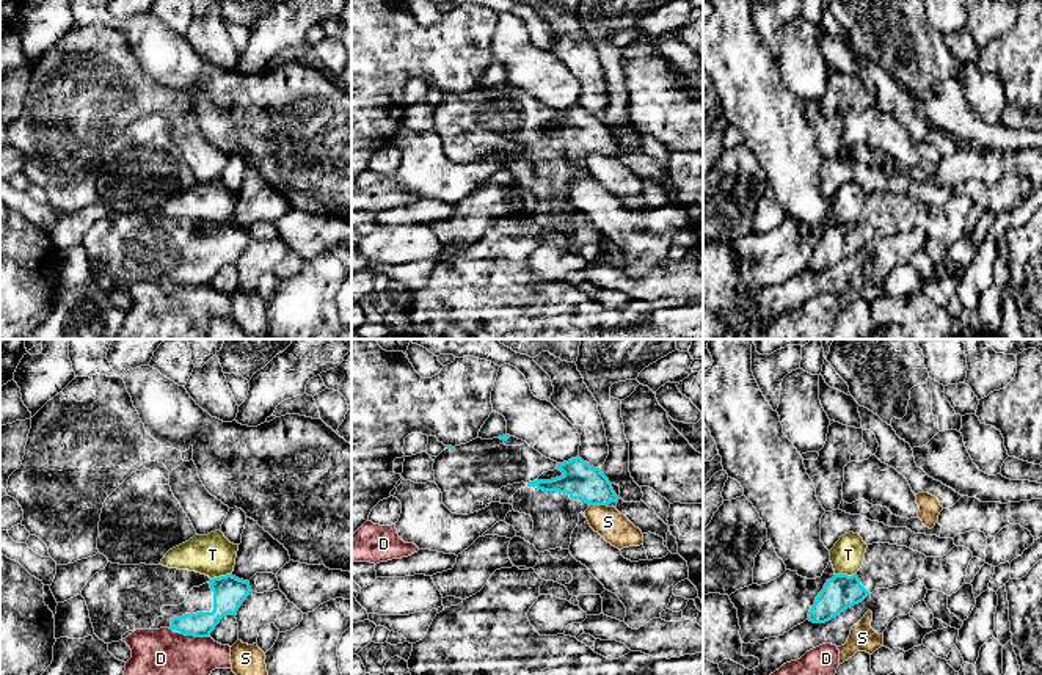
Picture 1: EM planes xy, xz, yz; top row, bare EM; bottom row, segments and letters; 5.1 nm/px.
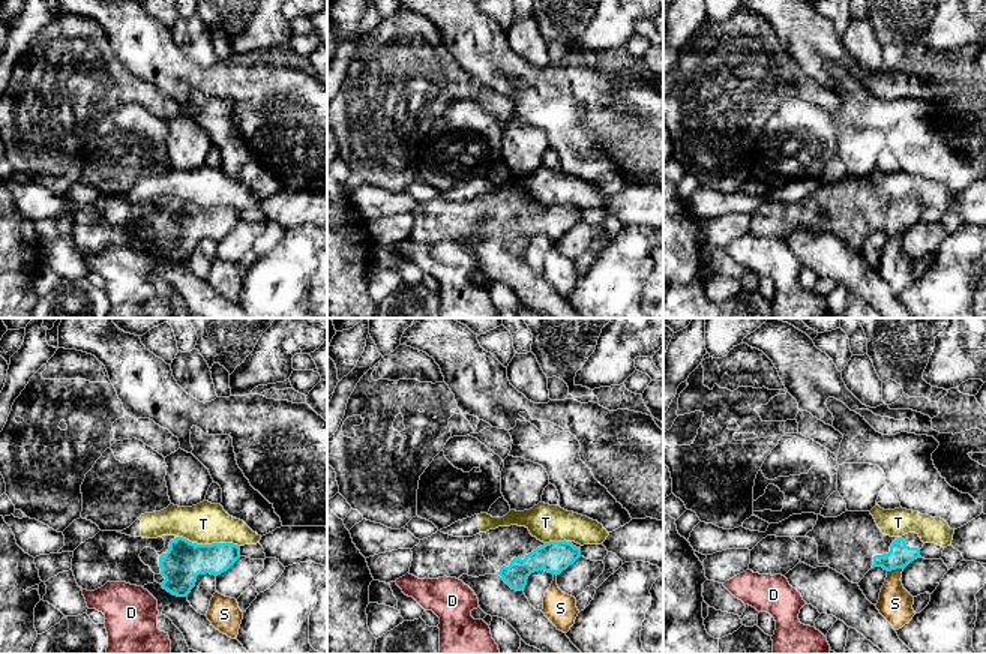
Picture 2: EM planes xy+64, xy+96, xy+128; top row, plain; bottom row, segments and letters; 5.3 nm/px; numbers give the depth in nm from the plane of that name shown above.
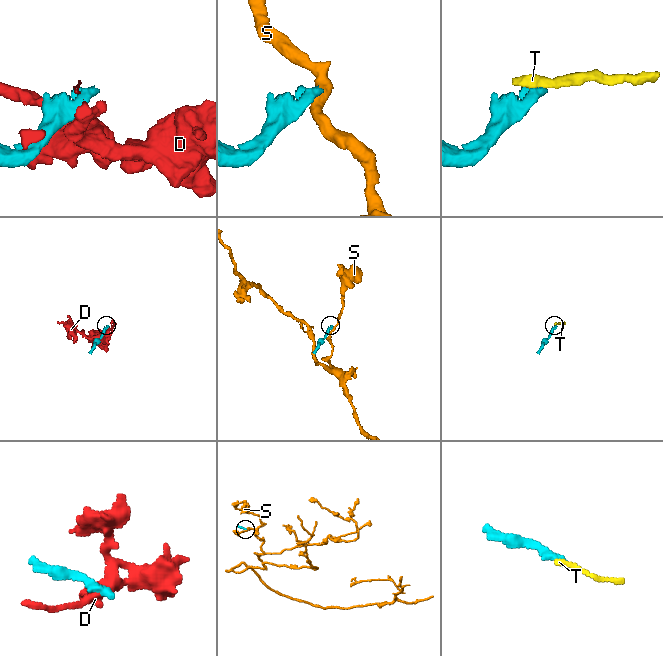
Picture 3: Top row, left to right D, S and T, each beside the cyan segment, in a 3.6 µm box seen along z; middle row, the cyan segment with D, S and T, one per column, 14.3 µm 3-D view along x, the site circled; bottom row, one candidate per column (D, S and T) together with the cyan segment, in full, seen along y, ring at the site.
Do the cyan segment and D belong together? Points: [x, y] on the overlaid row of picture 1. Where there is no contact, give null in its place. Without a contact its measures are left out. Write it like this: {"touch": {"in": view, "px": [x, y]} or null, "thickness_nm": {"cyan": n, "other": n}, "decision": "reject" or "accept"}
{"touch": {"in": "xy", "px": [195, 636]}, "thickness_nm": {"cyan": 140, "other": 240}, "decision": "reject"}

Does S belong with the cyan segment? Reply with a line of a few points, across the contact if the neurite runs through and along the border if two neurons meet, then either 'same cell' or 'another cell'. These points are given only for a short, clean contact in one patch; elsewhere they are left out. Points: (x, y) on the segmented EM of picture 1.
line xz (590, 504), (606, 506); another cell

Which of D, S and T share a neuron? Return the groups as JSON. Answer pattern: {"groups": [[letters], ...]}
{"groups": [["D"], ["S"], ["T"]]}

